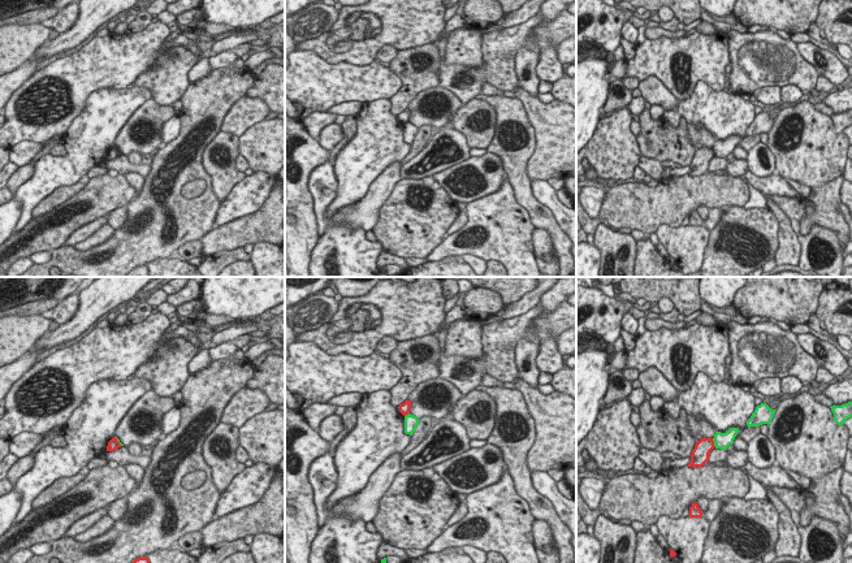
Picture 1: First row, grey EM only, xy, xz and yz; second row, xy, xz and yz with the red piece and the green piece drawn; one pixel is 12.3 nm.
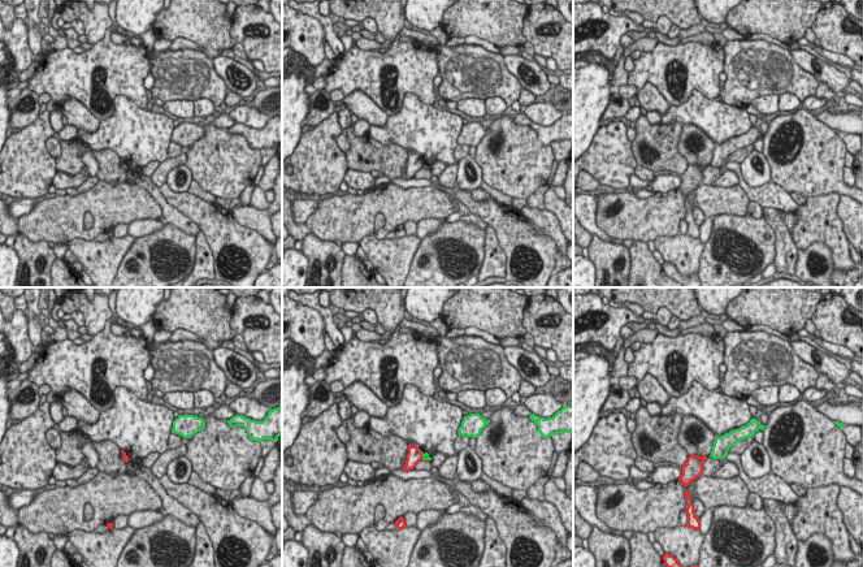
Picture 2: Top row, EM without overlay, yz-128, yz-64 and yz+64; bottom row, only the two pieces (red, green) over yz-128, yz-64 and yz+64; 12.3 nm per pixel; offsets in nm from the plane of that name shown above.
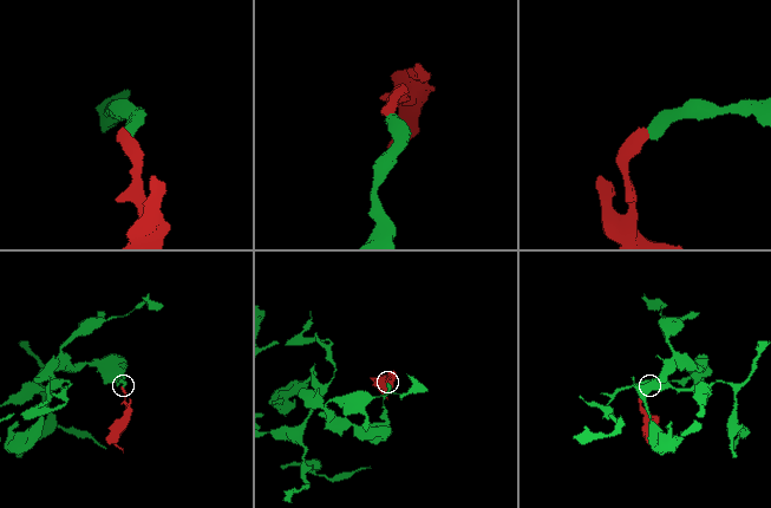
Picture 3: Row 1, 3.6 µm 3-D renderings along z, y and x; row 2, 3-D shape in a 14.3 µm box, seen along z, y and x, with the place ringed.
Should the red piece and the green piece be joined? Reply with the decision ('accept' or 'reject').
reject

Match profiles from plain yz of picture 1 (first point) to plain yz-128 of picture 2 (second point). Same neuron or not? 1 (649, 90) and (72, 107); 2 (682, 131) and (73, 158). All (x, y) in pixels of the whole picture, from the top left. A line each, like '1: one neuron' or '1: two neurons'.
1: one neuron
2: one neuron

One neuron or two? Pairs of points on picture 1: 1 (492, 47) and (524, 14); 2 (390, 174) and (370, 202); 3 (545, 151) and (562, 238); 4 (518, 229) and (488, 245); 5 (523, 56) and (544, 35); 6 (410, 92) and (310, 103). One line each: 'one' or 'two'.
1: two
2: one
3: two
4: one
5: one
6: two

